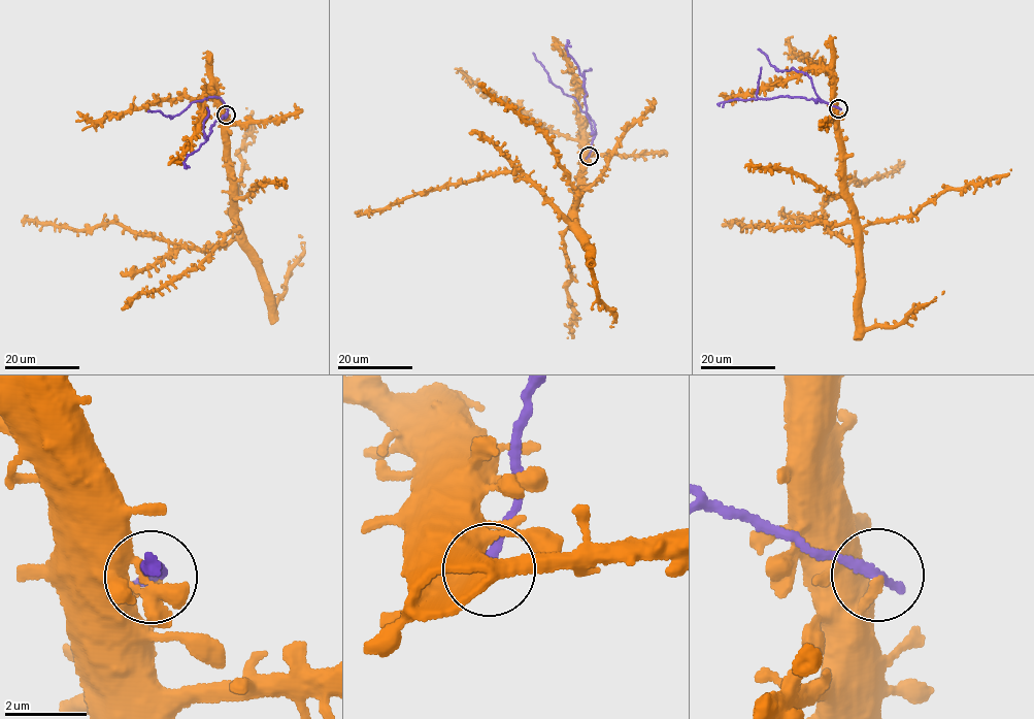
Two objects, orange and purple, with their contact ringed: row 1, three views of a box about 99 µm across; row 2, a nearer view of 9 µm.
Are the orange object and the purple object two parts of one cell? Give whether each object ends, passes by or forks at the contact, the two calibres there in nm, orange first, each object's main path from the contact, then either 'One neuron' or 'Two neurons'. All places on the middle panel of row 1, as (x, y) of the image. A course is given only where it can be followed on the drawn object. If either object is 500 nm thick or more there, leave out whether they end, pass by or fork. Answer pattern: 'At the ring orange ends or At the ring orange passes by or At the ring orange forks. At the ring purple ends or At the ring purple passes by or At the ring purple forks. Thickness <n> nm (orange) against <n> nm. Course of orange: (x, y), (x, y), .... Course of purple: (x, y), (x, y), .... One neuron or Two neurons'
At the ring orange ends. At the ring purple ends. Thickness 240 nm (orange) against 280 nm. Course of orange: (589, 156), (571, 222), (530, 181), (505, 172), (485, 174), (404, 197), (381, 208), (357, 213). Course of purple: (589, 156), (594, 132), (586, 112), (584, 76), (568, 54), (567, 39). Two neurons

